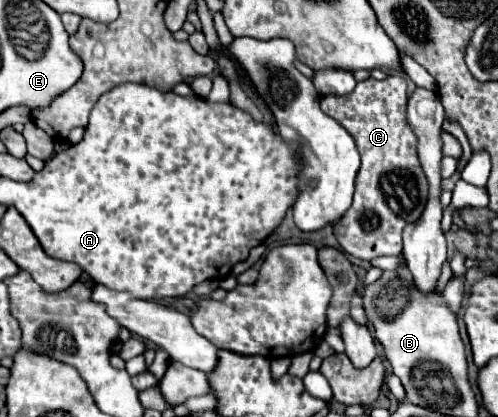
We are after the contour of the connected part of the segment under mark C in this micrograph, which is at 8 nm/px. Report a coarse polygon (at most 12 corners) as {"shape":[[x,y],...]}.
{"shape":[[398,73],[320,99],[362,167],[334,225],[364,261],[402,255],[428,181]]}

